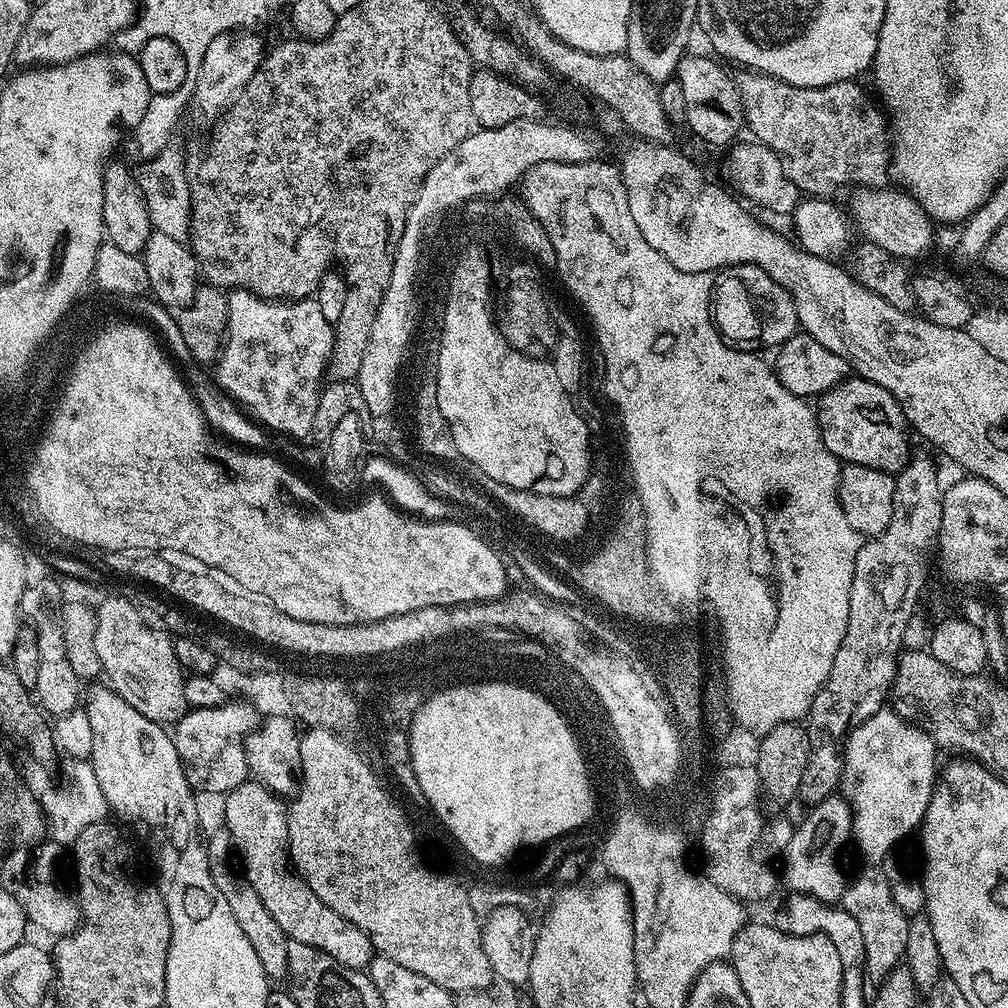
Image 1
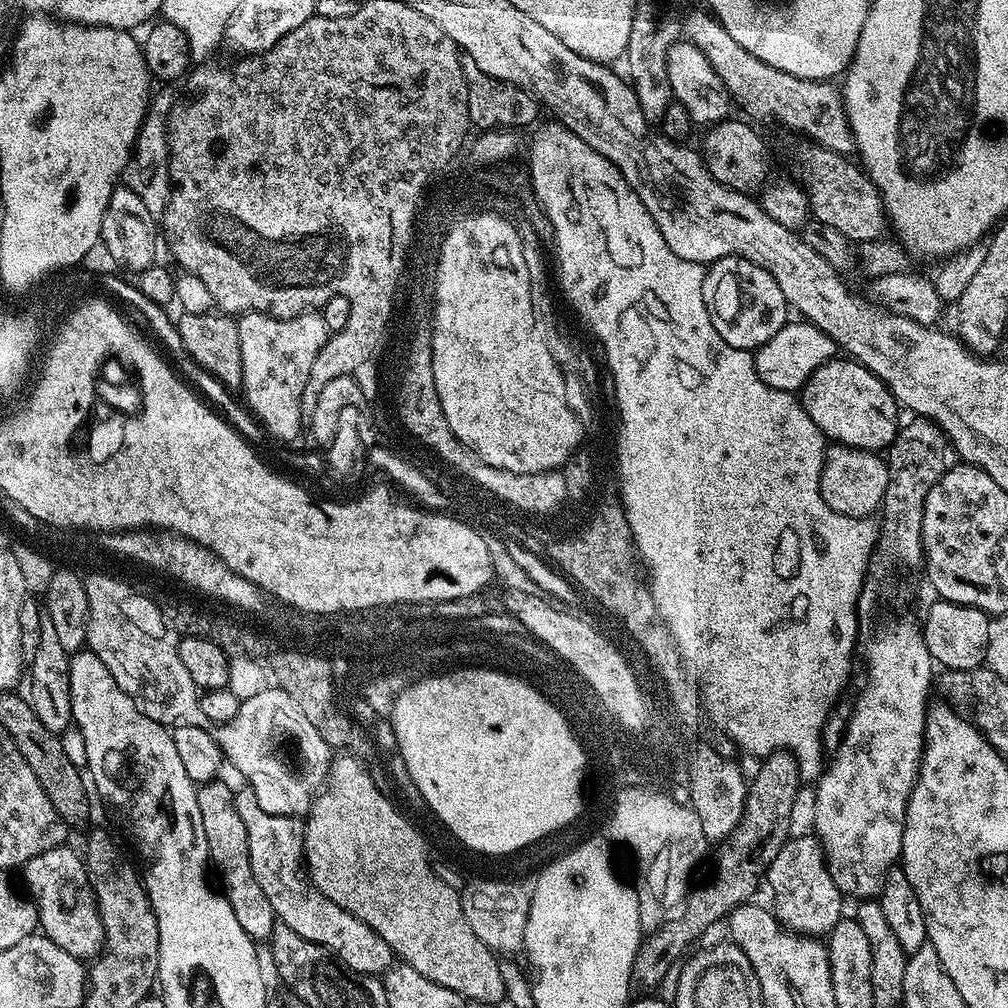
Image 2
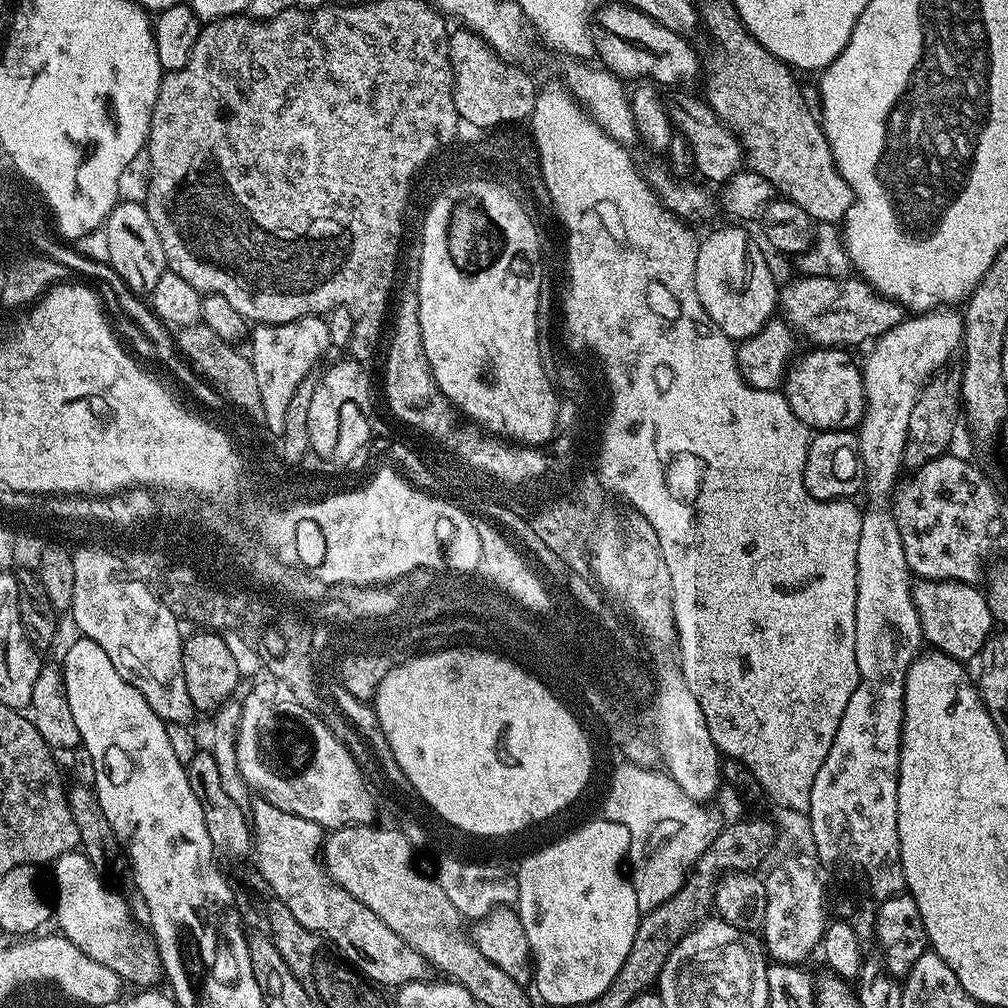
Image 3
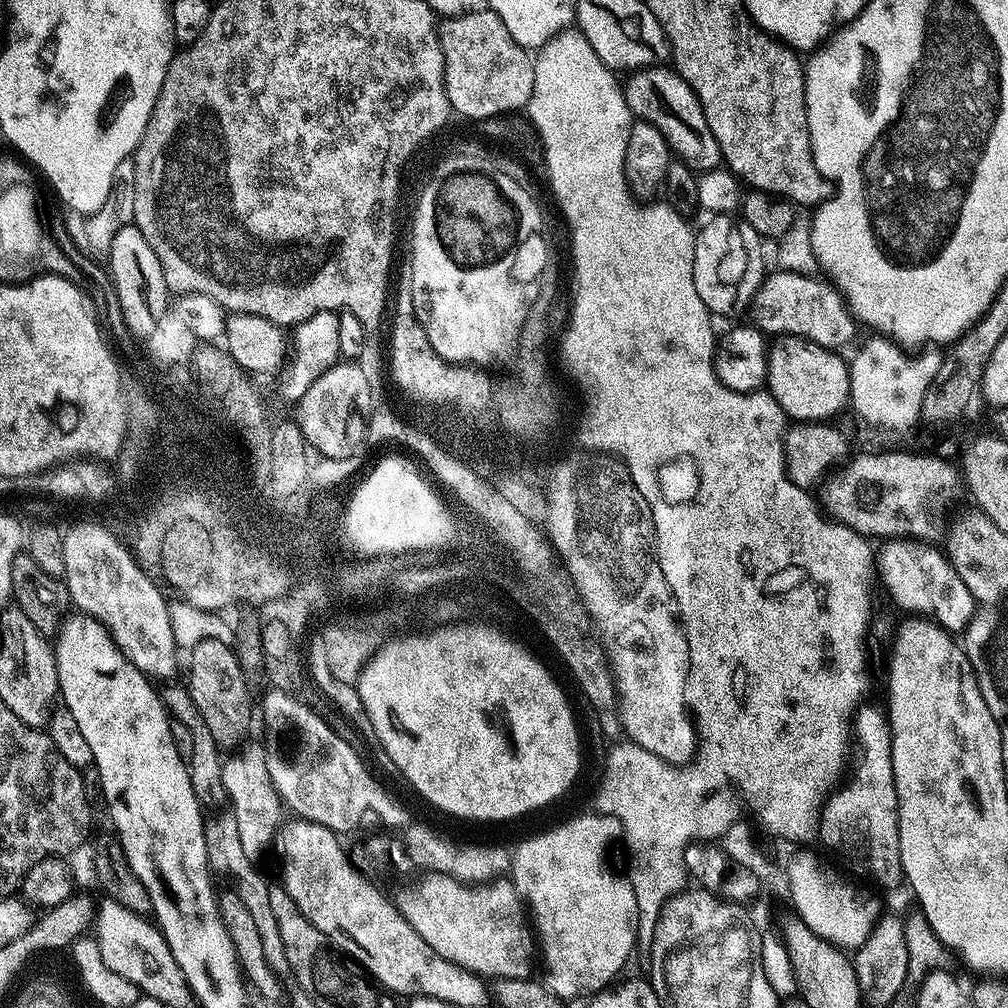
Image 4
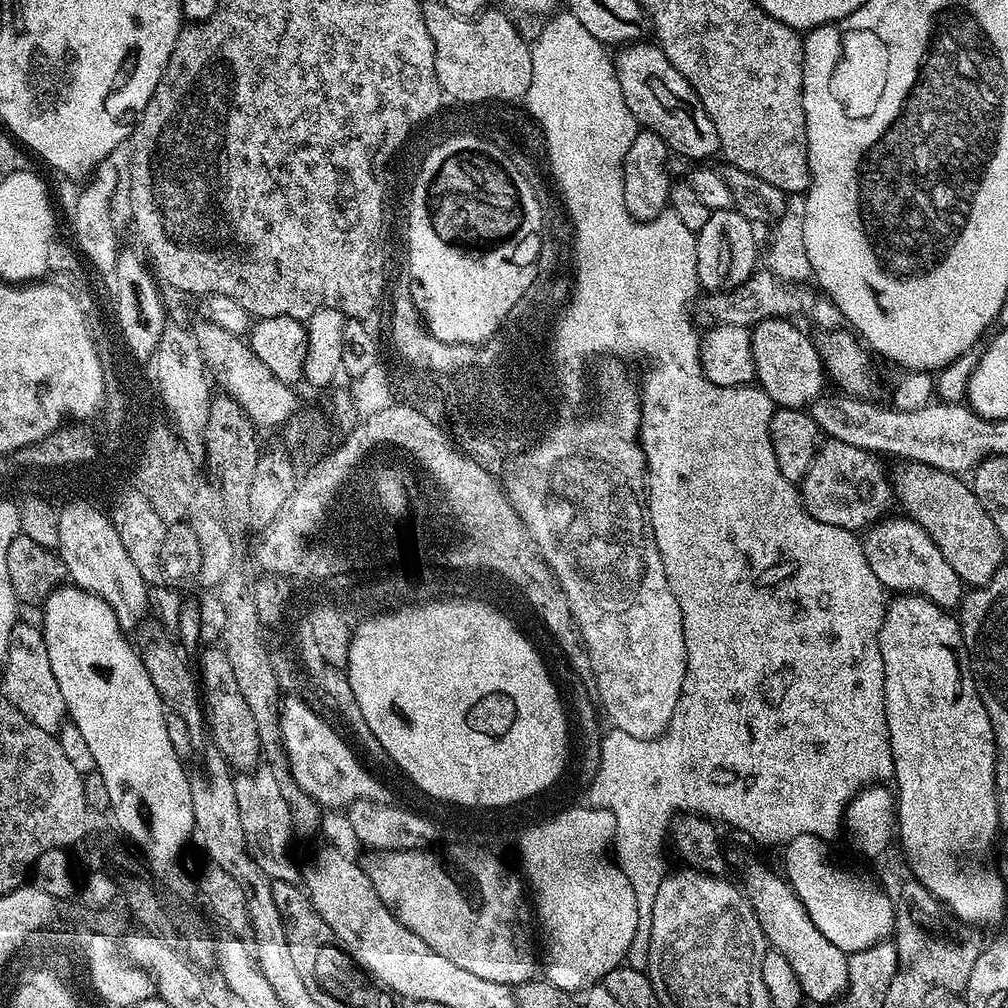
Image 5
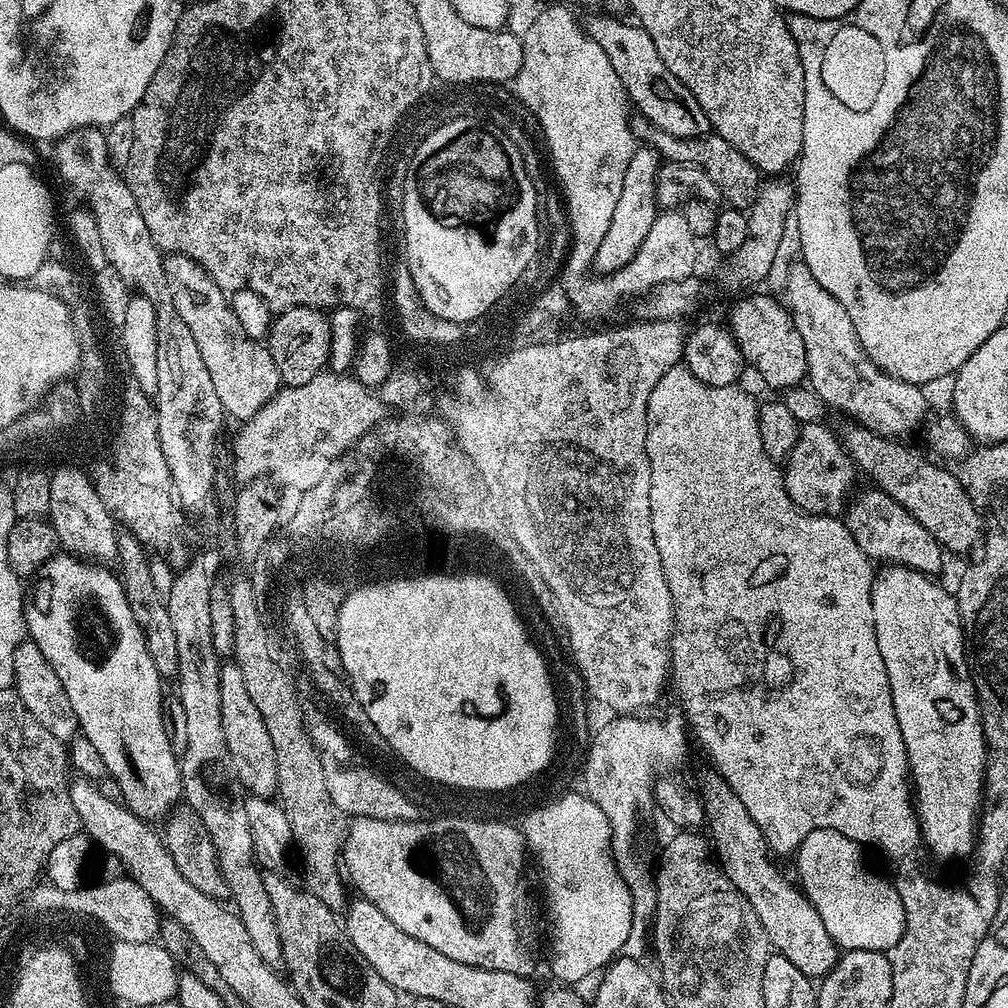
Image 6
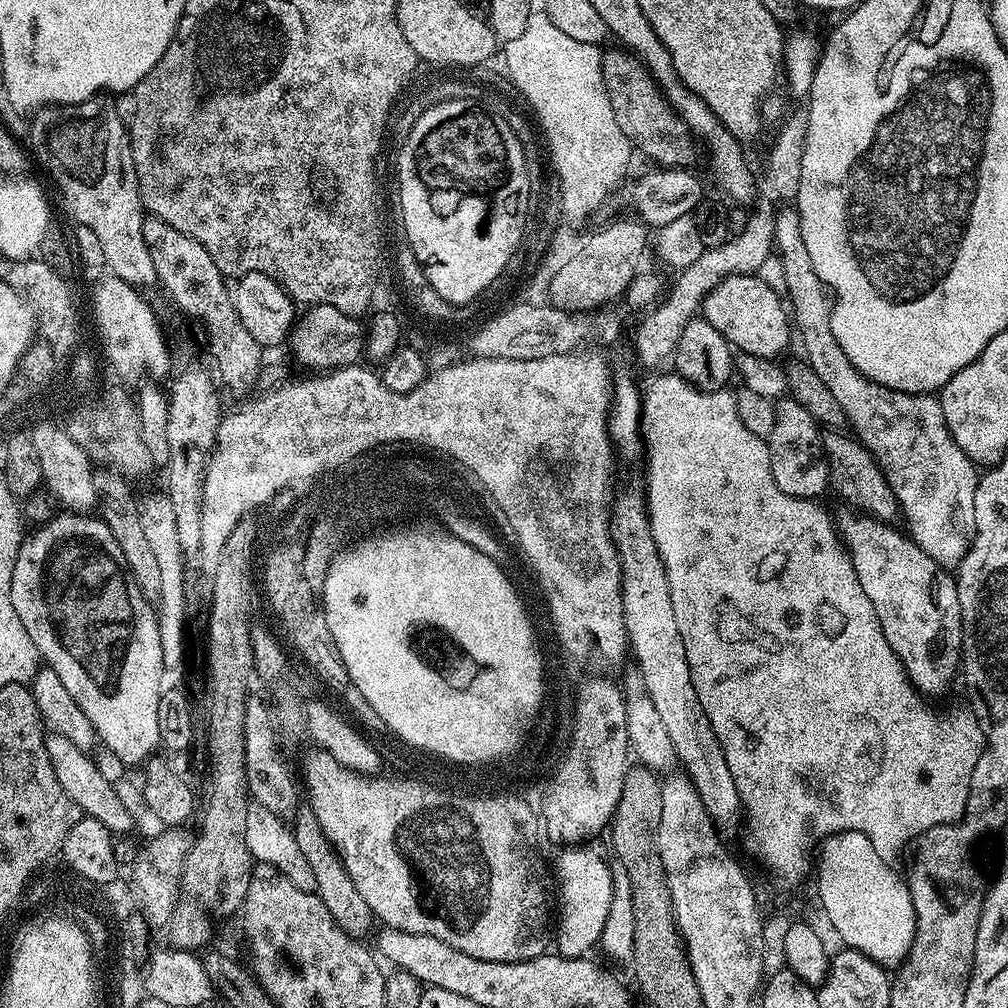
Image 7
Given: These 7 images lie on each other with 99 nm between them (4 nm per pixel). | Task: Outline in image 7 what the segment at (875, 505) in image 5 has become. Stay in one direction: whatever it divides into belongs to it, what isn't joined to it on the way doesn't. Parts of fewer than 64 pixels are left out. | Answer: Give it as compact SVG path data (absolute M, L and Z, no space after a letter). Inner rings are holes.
M780 398L775 401L776 421L774 430L766 437L770 453L770 470L774 474L774 482L778 482L780 490L786 494L797 496L803 500L820 498L830 488L828 462L824 458L824 437L821 425L798 401L791 398Z

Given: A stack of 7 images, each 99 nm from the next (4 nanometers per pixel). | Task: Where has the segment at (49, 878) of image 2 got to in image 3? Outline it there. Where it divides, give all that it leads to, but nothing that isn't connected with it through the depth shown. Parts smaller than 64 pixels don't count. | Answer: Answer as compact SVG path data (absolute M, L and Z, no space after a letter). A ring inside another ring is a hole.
M73 850L62 854L57 860L52 861L50 865L52 876L56 879L56 904L54 900L54 924L58 927L59 935L66 937L82 954L94 958L98 966L110 966L119 974L121 981L137 984L135 987L140 990L148 990L161 983L164 976L164 967L160 961L160 951L155 943L147 935L139 936L136 933L136 924L132 921L132 914L128 910L127 904L123 898L116 892L111 892L106 885L100 881L101 874L94 867L93 863L83 851Z

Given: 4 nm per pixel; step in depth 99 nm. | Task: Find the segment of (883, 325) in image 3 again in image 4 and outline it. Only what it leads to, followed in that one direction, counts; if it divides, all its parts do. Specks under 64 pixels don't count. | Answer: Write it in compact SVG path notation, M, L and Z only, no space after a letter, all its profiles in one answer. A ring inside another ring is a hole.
M783 270L769 273L750 305L751 323L768 336L798 336L829 350L841 349L853 338L857 321L838 286L820 278Z

